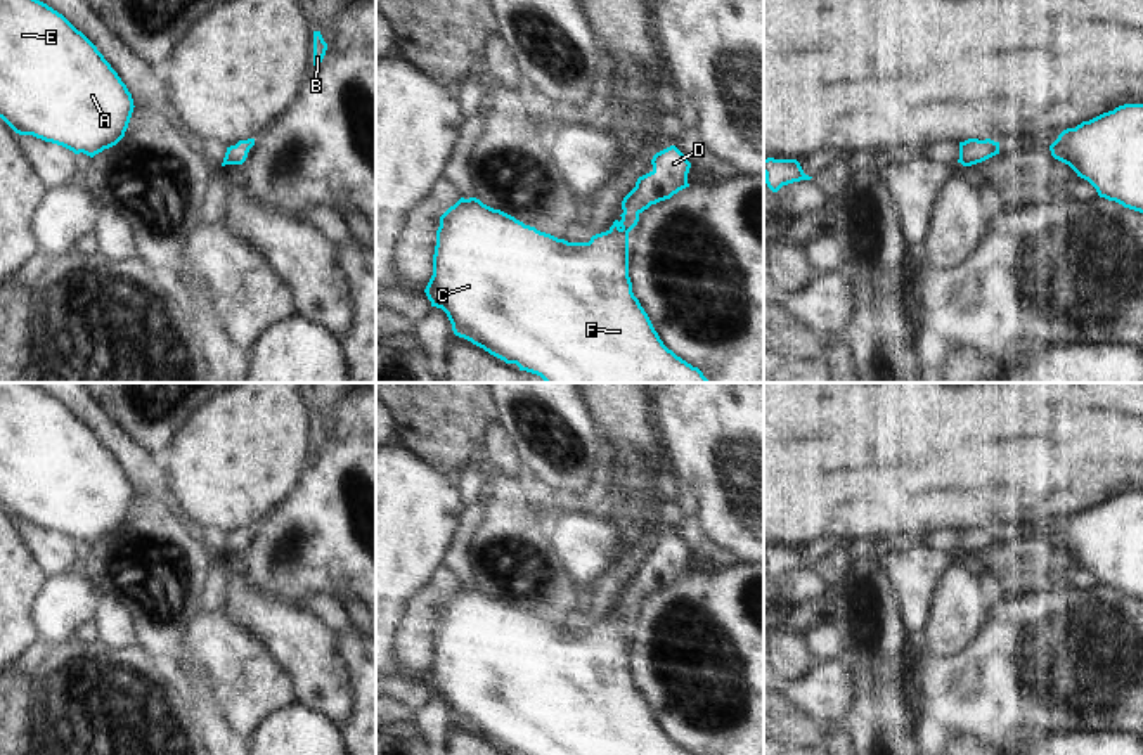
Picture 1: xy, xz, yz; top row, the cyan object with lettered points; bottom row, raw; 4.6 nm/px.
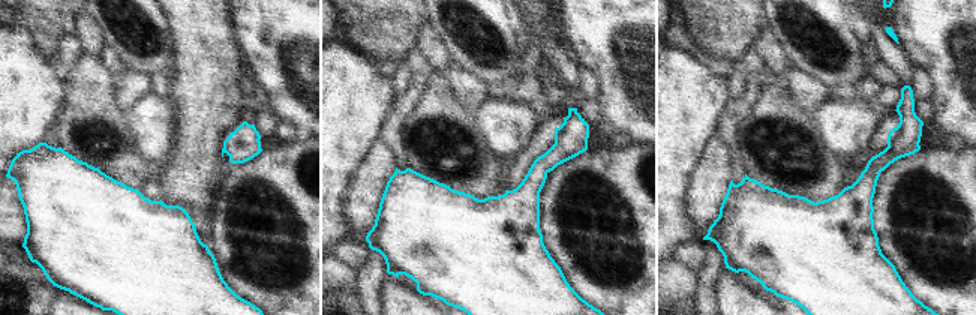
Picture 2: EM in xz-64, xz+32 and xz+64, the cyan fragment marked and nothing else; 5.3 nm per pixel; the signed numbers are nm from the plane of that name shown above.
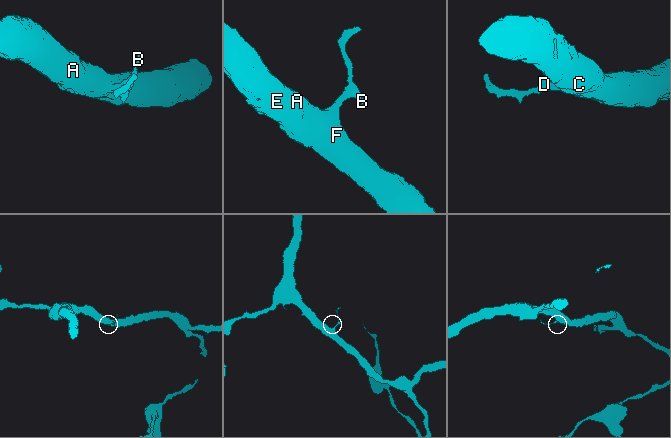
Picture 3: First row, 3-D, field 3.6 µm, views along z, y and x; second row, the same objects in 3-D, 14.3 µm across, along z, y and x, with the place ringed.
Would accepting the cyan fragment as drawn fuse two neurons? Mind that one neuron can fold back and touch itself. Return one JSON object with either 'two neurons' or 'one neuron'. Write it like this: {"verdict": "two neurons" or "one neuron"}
{"verdict": "one neuron"}

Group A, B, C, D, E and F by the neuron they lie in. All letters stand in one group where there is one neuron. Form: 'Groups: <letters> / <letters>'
Groups: A B C D E F

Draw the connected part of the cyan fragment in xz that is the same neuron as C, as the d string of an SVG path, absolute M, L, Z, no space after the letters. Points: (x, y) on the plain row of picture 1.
M675 533L656 540L651 552L653 558L639 565L636 575L623 585L622 608L615 608L606 620L592 623L589 630L558 627L476 585L461 585L440 604L433 663L424 677L431 694L447 701L455 724L518 755L693 755L663 732L634 684L629 665L629 620L637 613L639 603L689 575L691 551Z

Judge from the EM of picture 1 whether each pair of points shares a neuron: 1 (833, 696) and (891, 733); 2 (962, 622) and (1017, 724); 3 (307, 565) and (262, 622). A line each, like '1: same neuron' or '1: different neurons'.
1: different neurons
2: different neurons
3: different neurons

